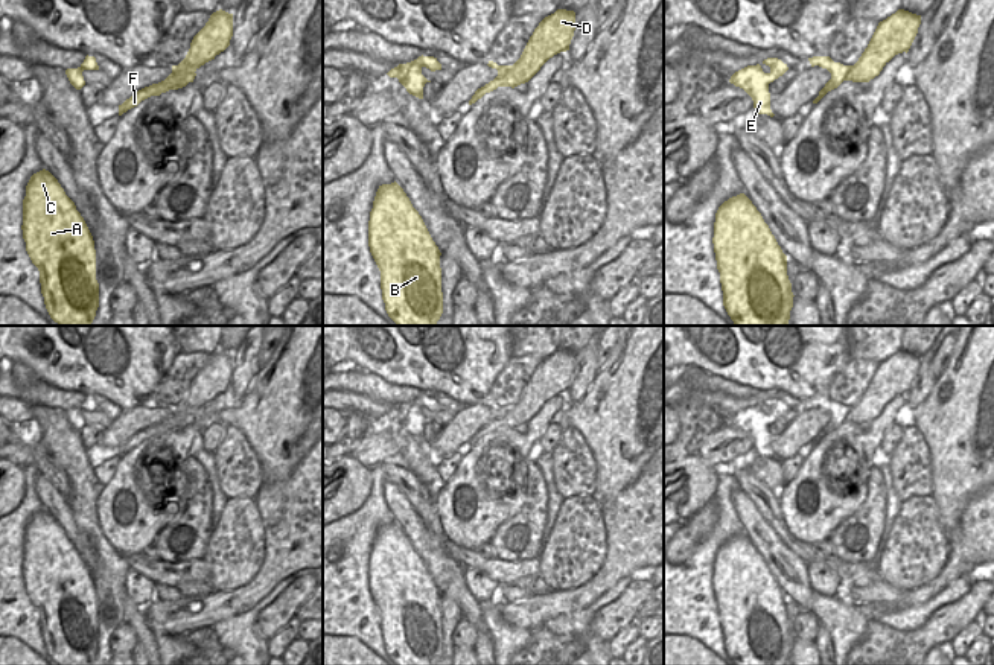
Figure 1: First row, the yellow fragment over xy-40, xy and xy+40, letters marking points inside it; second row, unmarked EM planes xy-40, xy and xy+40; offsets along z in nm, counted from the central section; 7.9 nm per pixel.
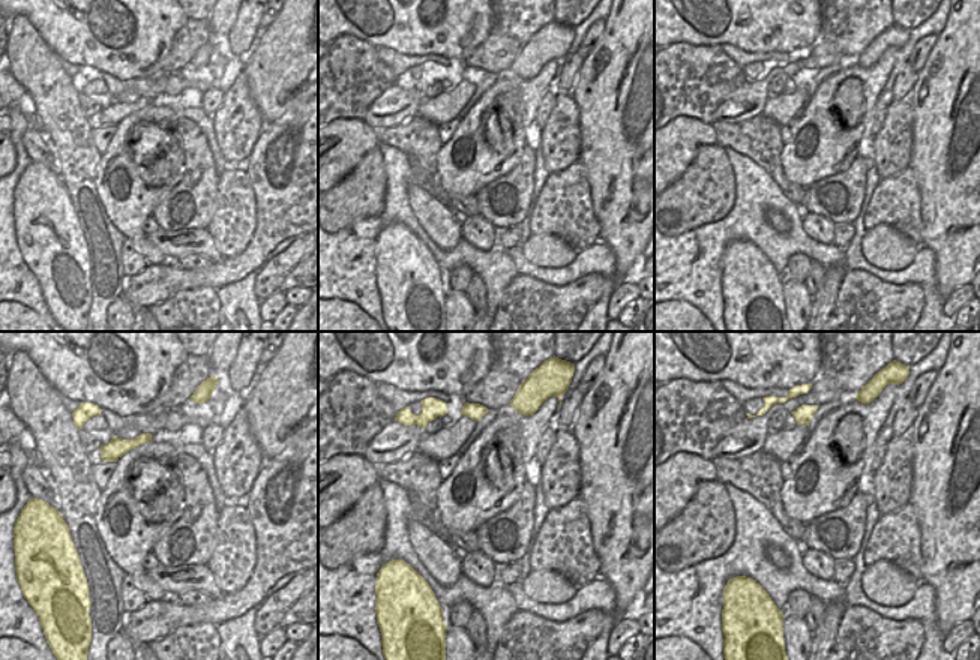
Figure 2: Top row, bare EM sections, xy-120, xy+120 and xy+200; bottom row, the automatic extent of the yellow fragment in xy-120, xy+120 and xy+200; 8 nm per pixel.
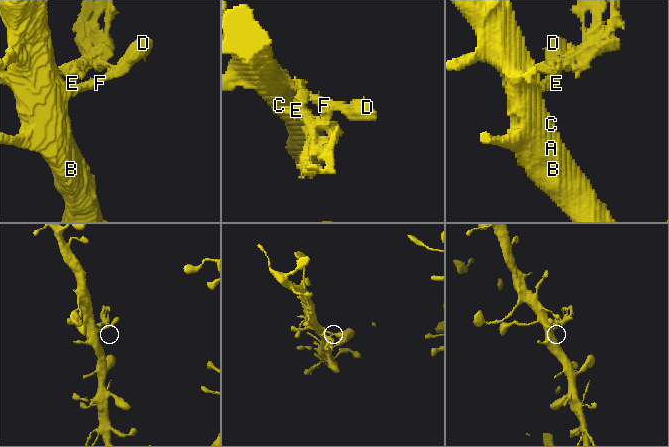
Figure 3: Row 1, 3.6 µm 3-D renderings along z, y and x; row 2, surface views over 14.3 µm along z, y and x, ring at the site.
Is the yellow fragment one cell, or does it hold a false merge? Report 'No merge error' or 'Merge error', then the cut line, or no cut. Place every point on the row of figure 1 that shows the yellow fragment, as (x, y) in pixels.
Merge error. Split along xy+40 (853, 66), (831, 76)

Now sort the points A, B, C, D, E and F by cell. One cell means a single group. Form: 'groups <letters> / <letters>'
groups A B C D F / E

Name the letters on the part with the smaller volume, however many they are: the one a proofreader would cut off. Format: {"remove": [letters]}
{"remove": ["E"]}

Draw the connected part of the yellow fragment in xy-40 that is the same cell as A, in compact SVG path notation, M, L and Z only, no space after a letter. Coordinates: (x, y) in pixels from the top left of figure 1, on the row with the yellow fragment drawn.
M46 169L33 173L26 186L21 230L26 251L40 271L50 318L59 326L91 326L99 307L94 240L75 202Z

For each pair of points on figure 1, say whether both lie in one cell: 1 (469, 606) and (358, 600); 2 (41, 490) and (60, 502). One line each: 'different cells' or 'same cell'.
1: different cells
2: same cell

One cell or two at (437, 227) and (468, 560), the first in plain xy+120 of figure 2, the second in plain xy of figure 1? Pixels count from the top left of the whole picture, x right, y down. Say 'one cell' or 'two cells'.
two cells

